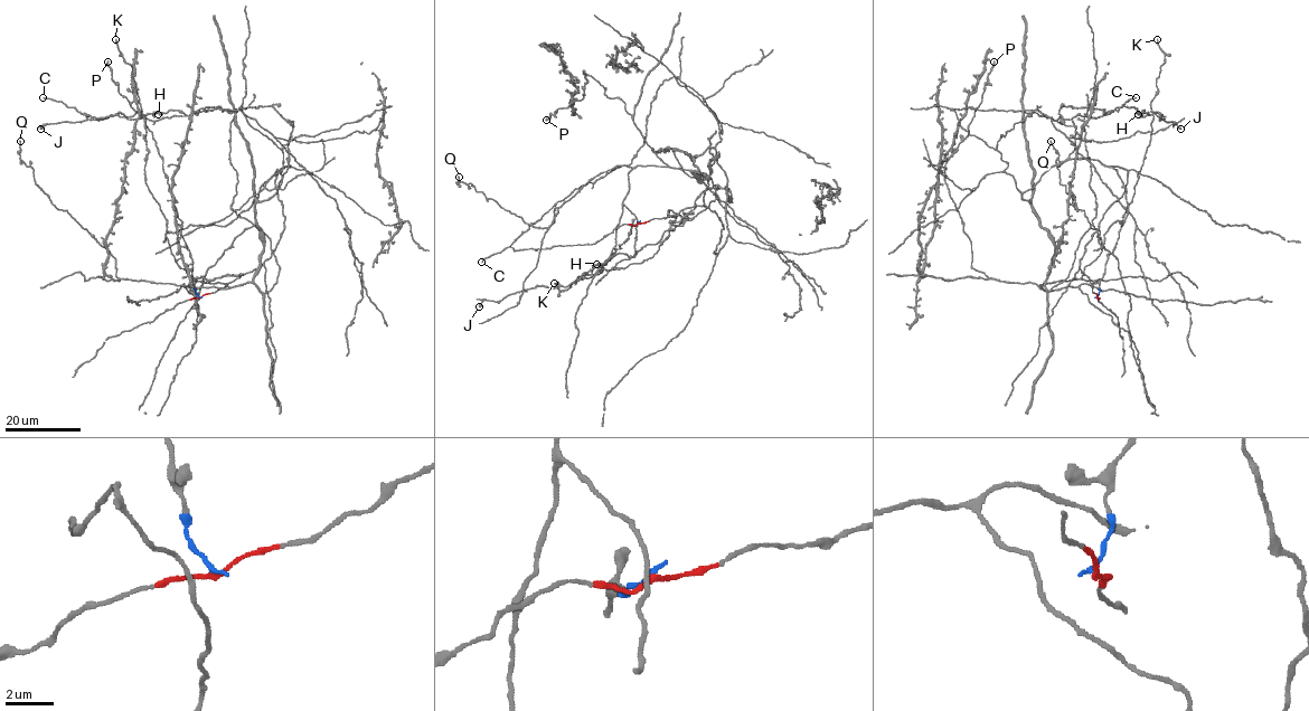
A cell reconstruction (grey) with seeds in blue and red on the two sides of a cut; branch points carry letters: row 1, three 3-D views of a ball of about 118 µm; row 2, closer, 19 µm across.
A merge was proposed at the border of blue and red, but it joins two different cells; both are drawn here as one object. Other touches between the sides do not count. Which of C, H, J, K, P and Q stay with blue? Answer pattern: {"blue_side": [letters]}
{"blue_side": ["K"]}

